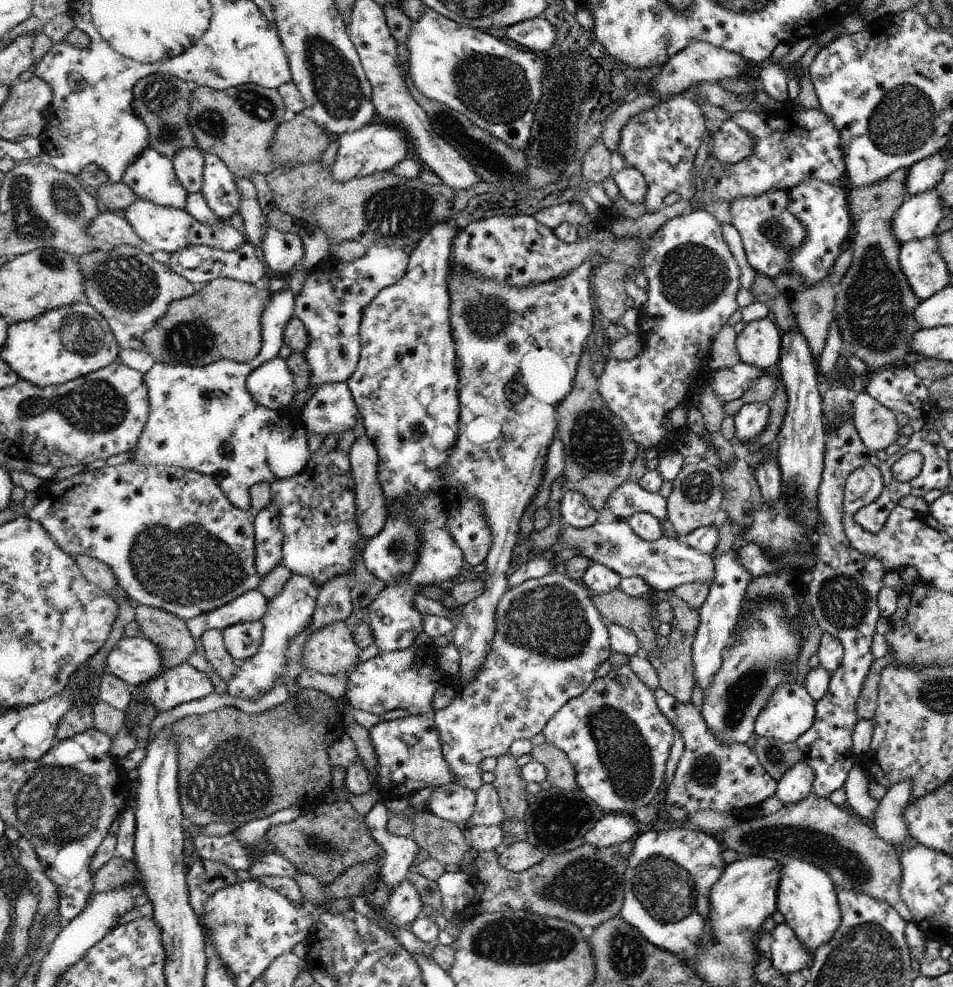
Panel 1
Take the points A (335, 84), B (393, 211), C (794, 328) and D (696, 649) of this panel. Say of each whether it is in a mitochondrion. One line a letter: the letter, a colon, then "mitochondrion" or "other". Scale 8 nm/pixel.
A: mitochondrion
B: mitochondrion
C: other
D: other

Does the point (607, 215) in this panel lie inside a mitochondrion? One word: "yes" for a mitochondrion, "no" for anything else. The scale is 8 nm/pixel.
no

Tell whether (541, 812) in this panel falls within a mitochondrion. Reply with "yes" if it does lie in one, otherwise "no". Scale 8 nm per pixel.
yes

